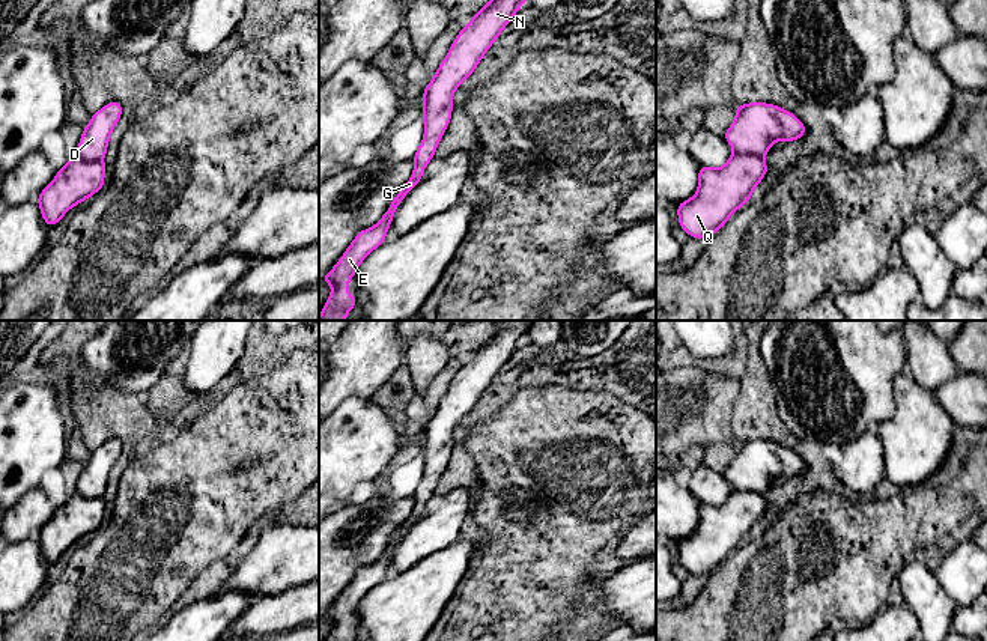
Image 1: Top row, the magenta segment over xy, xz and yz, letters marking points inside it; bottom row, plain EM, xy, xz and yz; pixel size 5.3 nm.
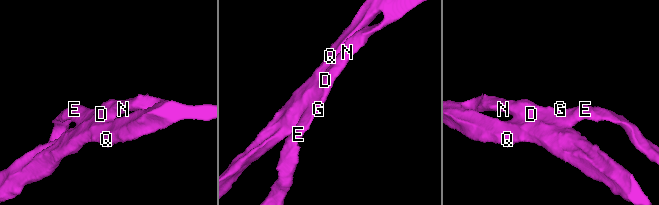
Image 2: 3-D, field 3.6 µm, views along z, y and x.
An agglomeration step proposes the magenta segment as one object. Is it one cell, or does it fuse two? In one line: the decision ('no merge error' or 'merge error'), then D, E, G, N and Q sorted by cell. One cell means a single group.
no merge error | D E G N Q

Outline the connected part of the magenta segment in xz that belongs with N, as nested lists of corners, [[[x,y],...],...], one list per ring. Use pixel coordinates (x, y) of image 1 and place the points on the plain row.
[[[495,320],[494,334],[456,373],[423,430],[424,474],[414,494],[414,509],[384,554],[373,564],[358,569],[334,605],[320,615],[333,624],[325,641],[357,641],[357,635],[348,629],[351,615],[355,614],[360,600],[385,579],[397,543],[418,522],[427,500],[435,494],[436,483],[450,460],[453,429],[474,409],[518,346],[527,340],[531,322]]]

